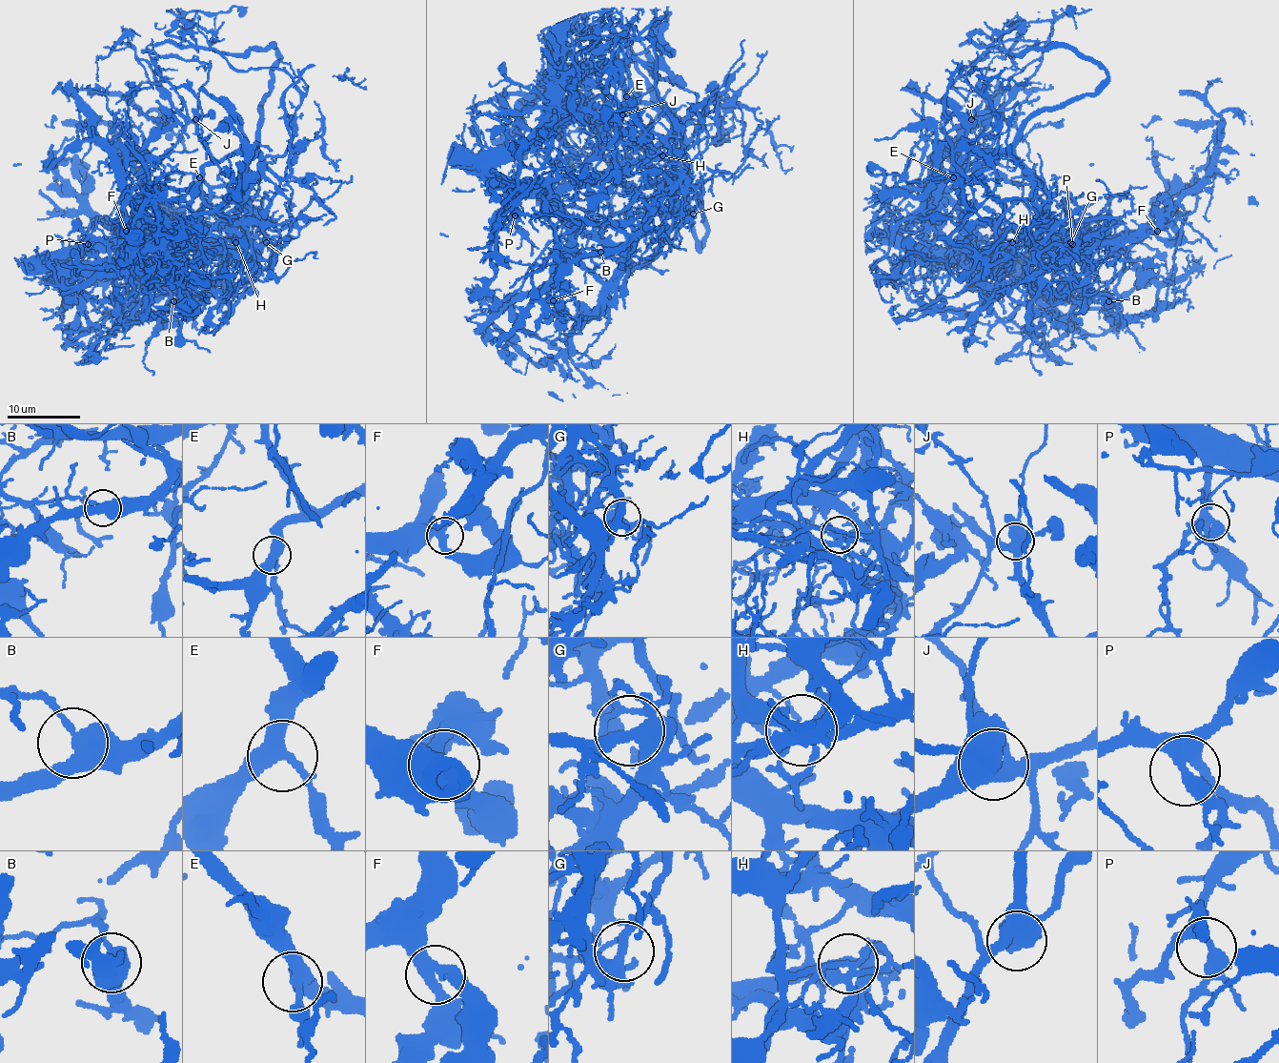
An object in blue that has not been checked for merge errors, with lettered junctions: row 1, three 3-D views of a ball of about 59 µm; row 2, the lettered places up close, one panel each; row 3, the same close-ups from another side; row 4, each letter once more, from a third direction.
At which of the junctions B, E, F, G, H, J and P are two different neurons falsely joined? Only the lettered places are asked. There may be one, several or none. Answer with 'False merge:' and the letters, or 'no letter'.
False merge: B, H

